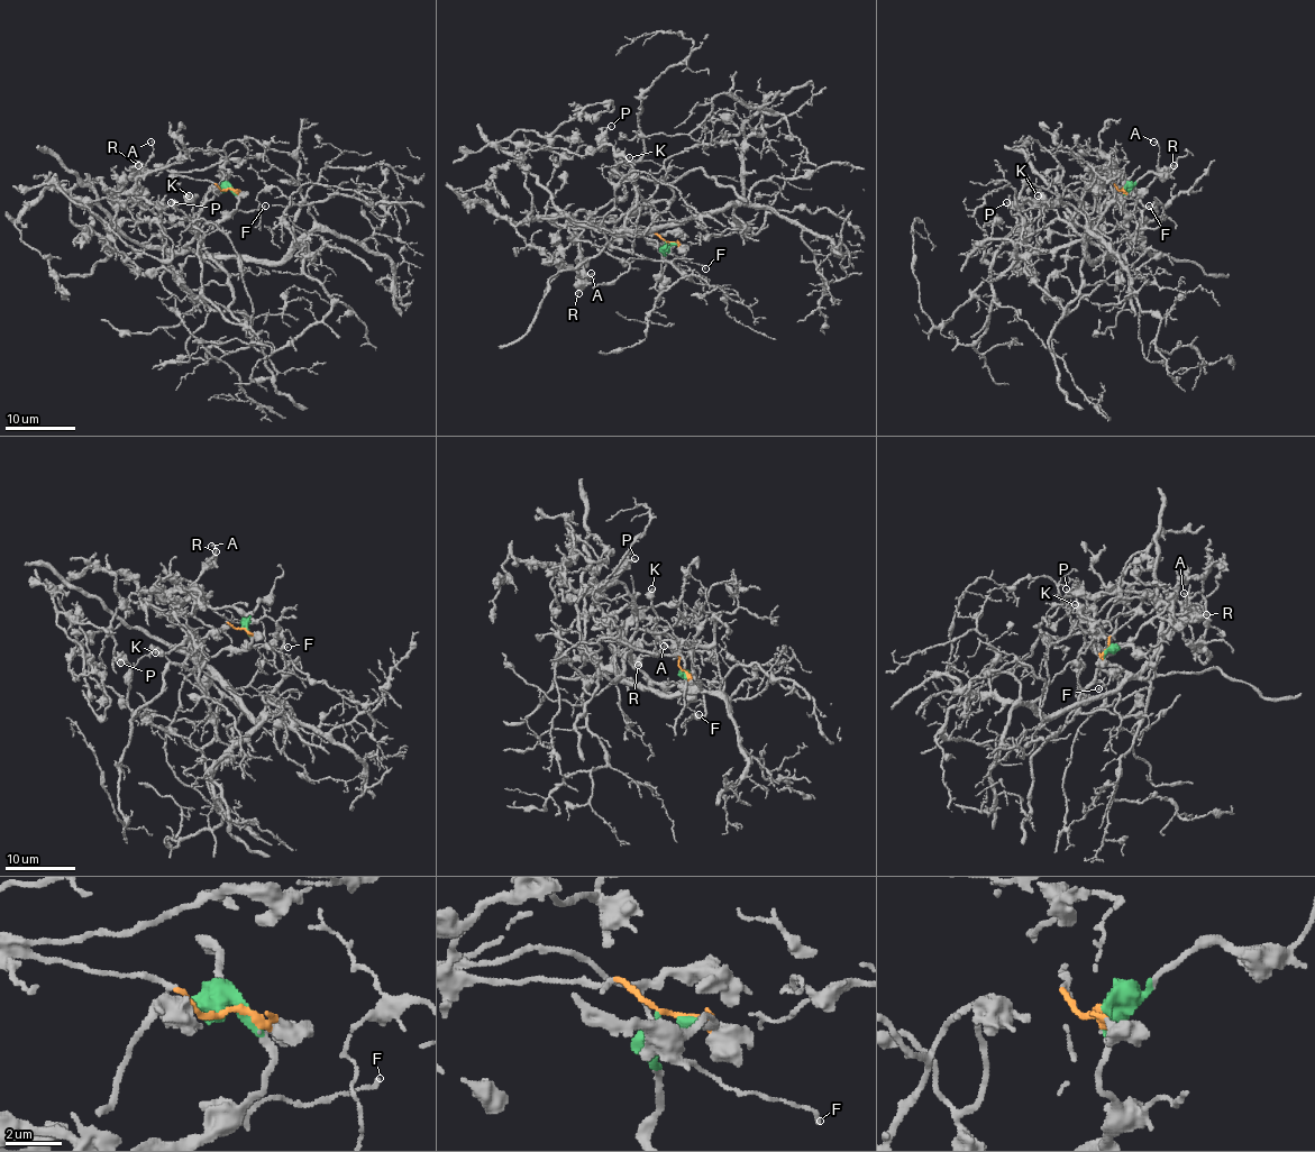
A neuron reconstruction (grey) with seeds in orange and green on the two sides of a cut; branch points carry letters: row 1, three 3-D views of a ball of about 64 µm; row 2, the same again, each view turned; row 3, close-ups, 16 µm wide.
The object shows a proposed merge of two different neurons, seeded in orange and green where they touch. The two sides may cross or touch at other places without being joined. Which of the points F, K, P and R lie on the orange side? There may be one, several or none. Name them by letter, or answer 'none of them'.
none of them

